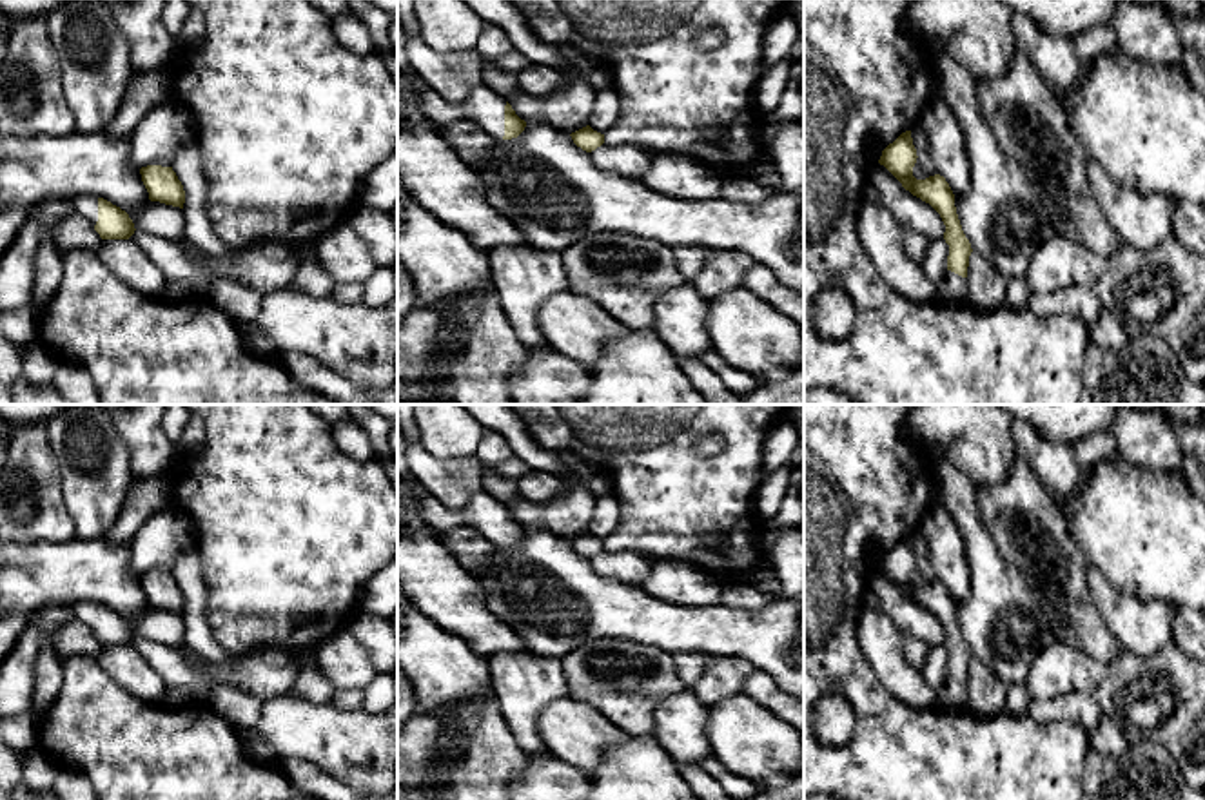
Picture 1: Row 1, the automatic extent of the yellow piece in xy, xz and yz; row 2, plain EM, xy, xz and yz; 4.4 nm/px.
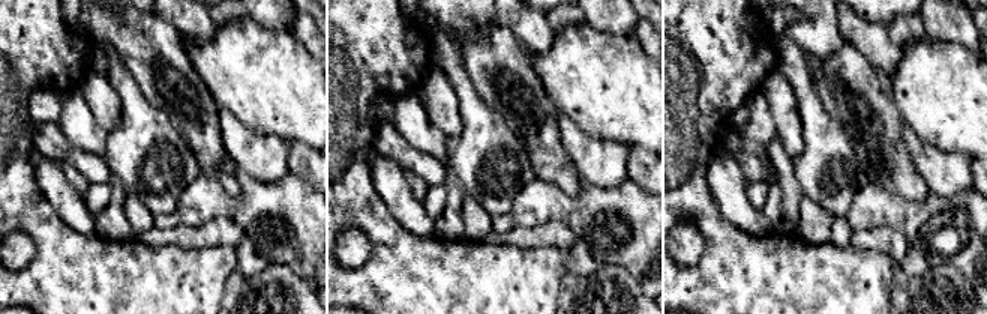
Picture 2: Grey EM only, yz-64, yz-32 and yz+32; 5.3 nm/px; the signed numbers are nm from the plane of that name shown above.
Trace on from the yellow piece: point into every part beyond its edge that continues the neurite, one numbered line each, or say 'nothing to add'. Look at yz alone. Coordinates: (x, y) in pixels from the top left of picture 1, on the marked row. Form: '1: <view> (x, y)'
nothing to add

